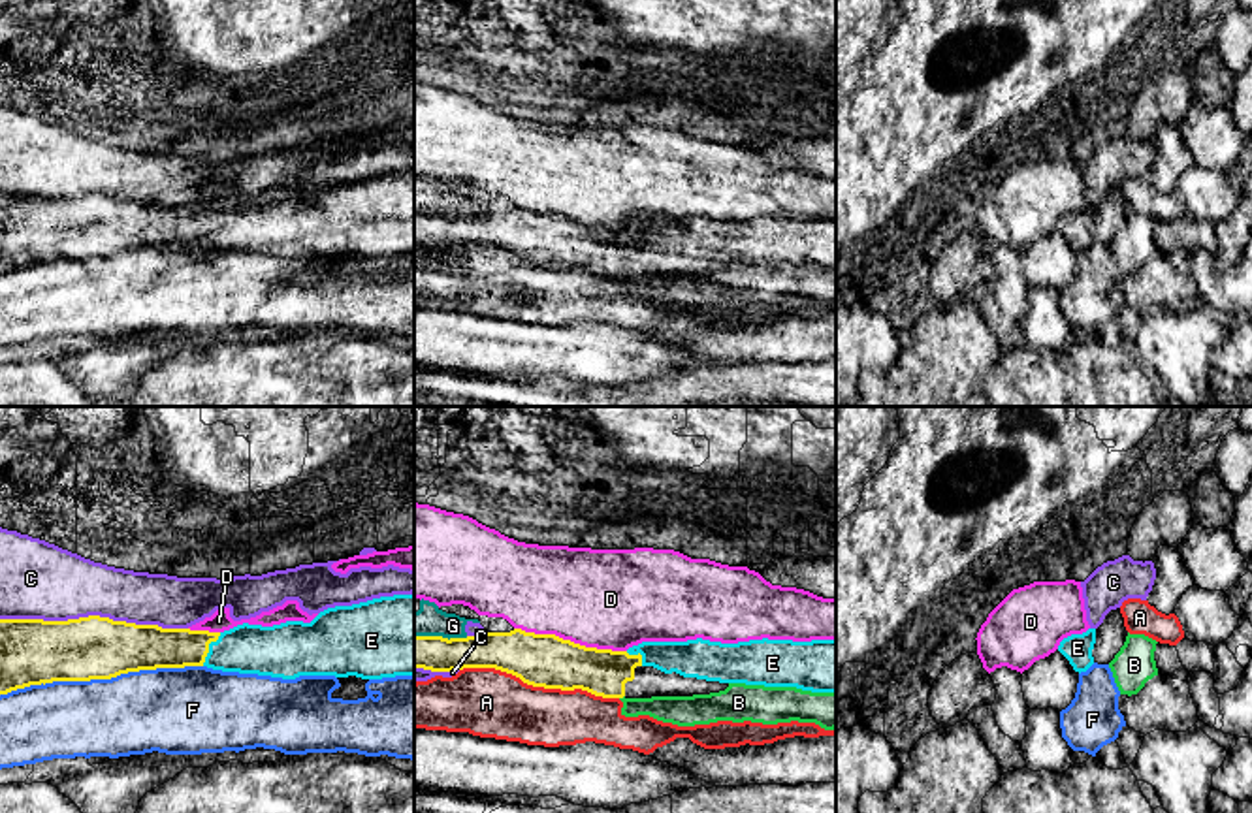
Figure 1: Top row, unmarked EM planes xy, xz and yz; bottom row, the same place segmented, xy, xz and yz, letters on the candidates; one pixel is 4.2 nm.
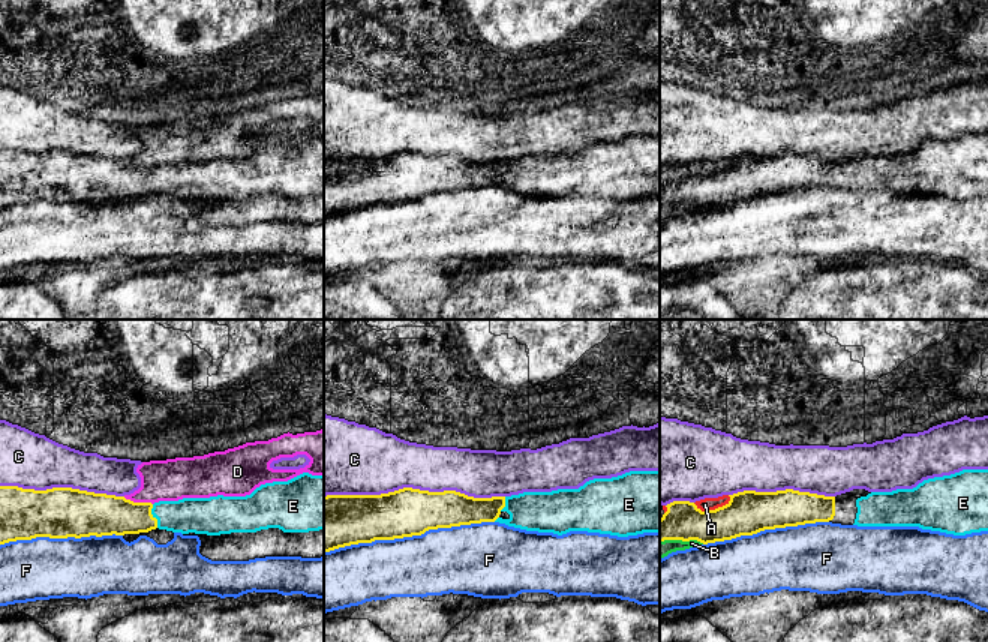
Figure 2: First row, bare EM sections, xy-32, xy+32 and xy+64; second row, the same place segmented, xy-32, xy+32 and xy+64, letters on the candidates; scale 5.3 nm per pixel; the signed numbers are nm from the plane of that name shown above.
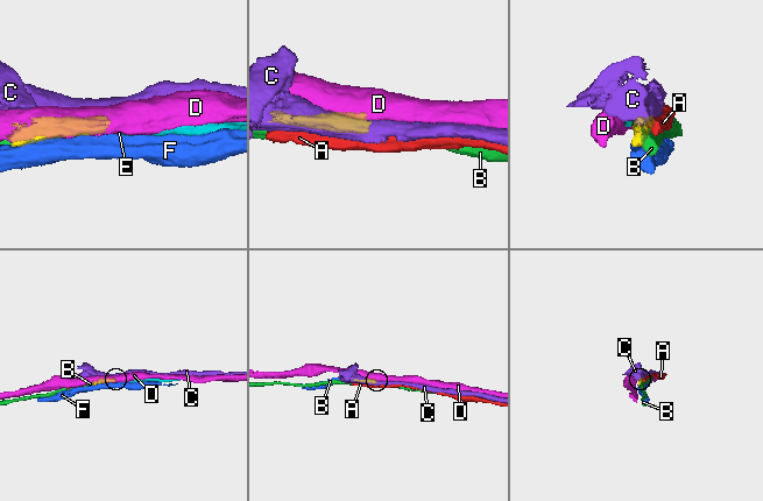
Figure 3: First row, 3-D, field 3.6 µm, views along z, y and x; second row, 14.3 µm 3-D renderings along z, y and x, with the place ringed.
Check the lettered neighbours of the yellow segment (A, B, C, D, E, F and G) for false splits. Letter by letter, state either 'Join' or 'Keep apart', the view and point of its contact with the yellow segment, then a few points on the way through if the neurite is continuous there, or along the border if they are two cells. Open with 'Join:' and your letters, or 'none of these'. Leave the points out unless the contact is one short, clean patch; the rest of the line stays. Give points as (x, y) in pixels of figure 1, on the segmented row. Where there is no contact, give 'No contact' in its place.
Join: E
A: Keep apart. Touches yellow at xz (539, 685)
B: Keep apart. Touches yellow at xz (622, 697)
C: Keep apart. Touches yellow at xy (95, 616)
D: Keep apart. Touches yellow at xz (569, 640). Boundary: xz (514, 627), (526, 633), (554, 633), (586, 646), (626, 652)
E: Join. Touches yellow at xy (208, 648). Path across: xy (149, 646), (208, 648), (247, 648)
F: Keep apart. Touches yellow at xy (100, 678)
G: Keep apart. Touches yellow at xz (441, 637). Boundary: xz (415, 635), (467, 637)

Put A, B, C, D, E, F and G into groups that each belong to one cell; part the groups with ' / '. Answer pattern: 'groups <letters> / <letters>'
groups A / B / C G / D / E / F

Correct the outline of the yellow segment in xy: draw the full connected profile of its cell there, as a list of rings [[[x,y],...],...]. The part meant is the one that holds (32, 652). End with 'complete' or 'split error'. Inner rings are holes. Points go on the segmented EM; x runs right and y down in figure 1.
[[[414,593],[328,608],[311,623],[243,623],[224,632],[162,629],[100,615],[68,621],[0,619],[0,694],[53,681],[111,679],[128,672],[185,666],[282,679],[414,676]]] | split error

